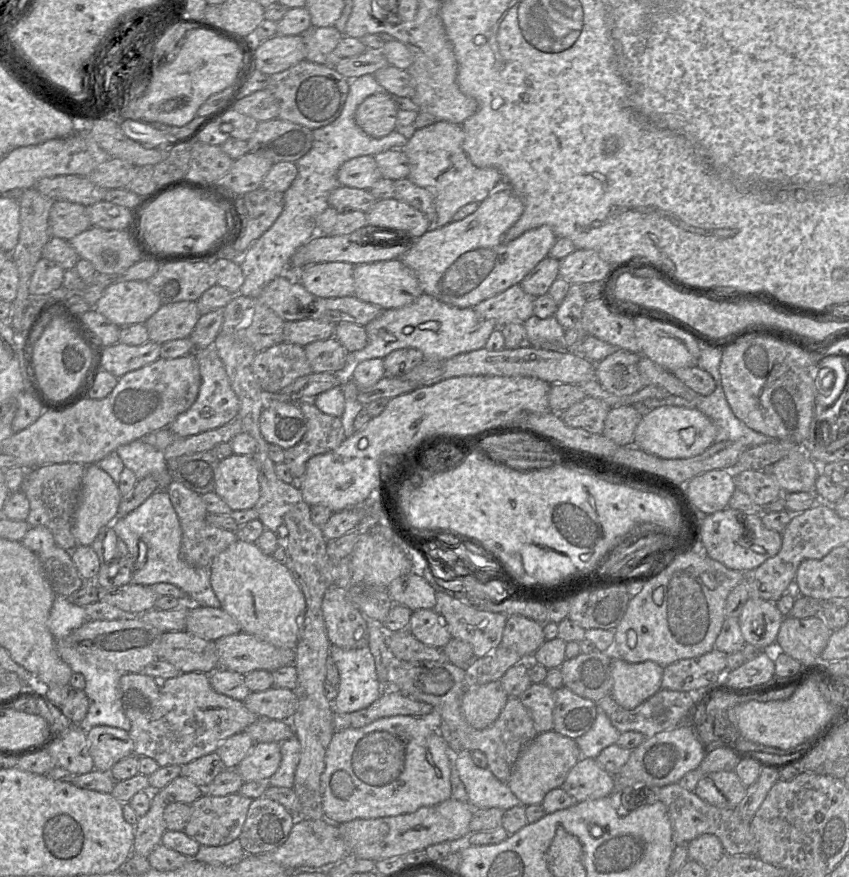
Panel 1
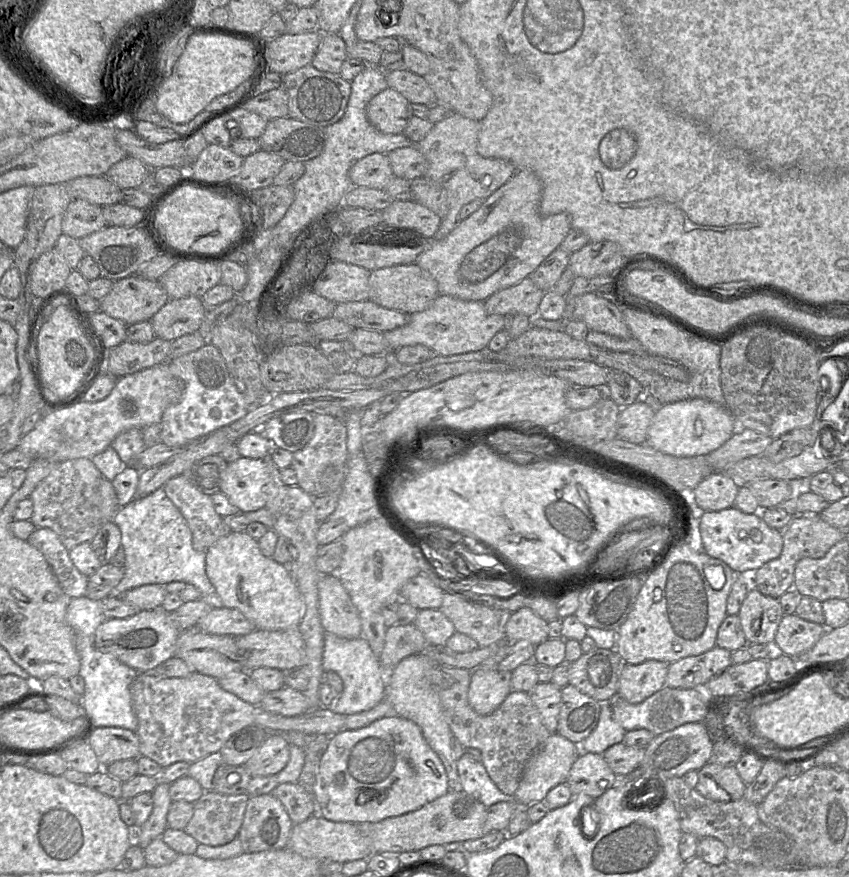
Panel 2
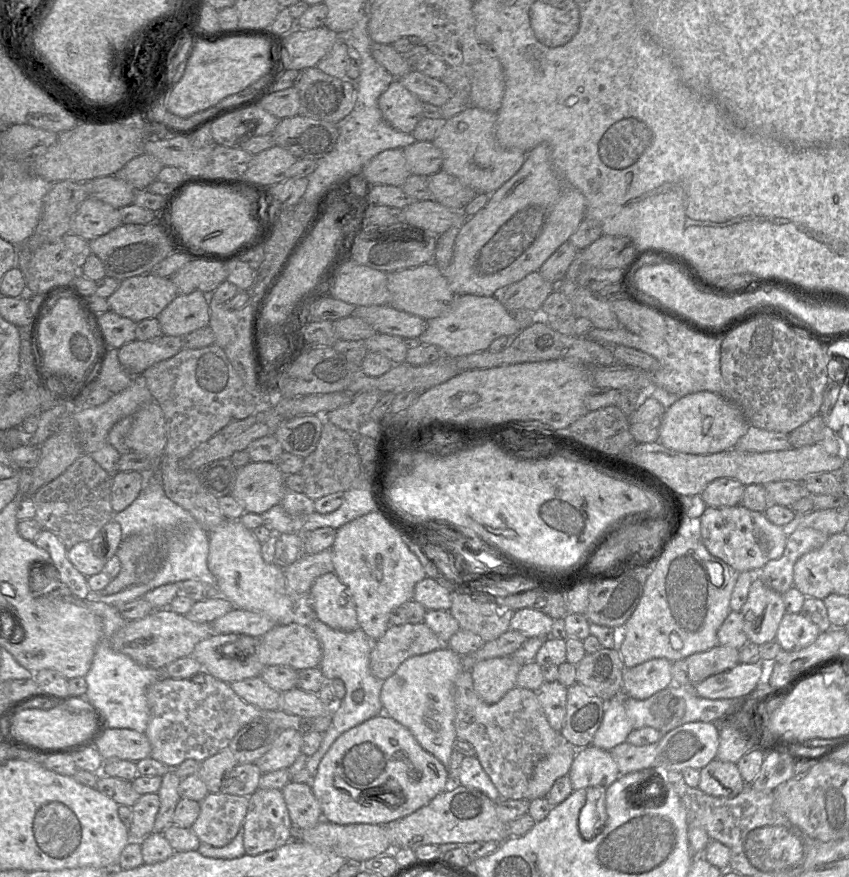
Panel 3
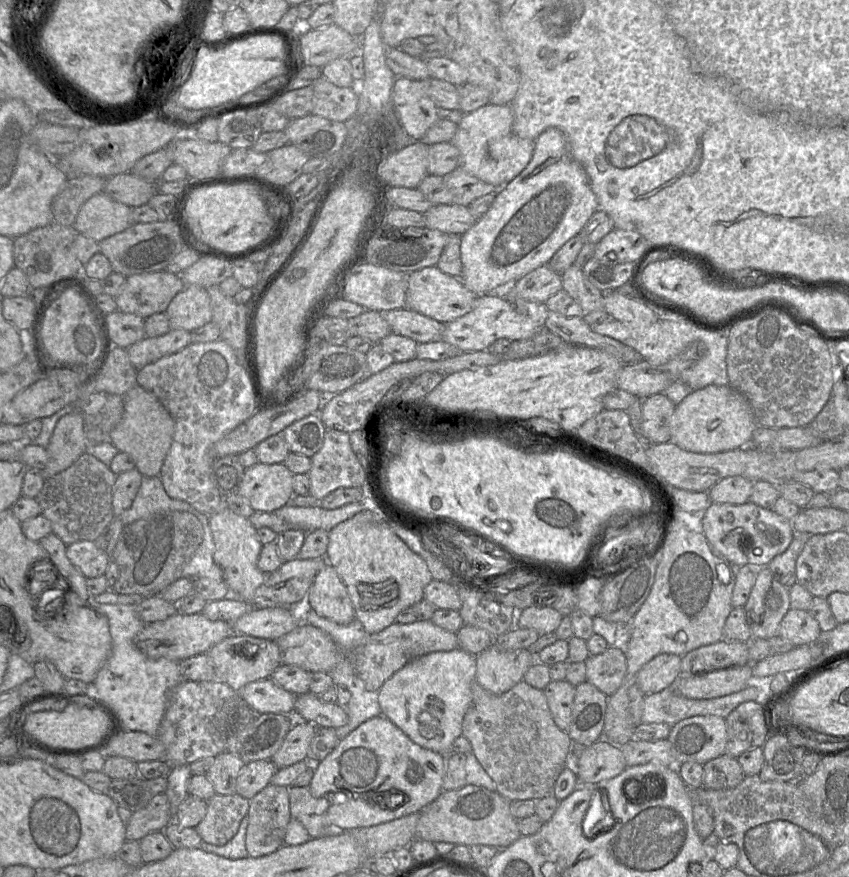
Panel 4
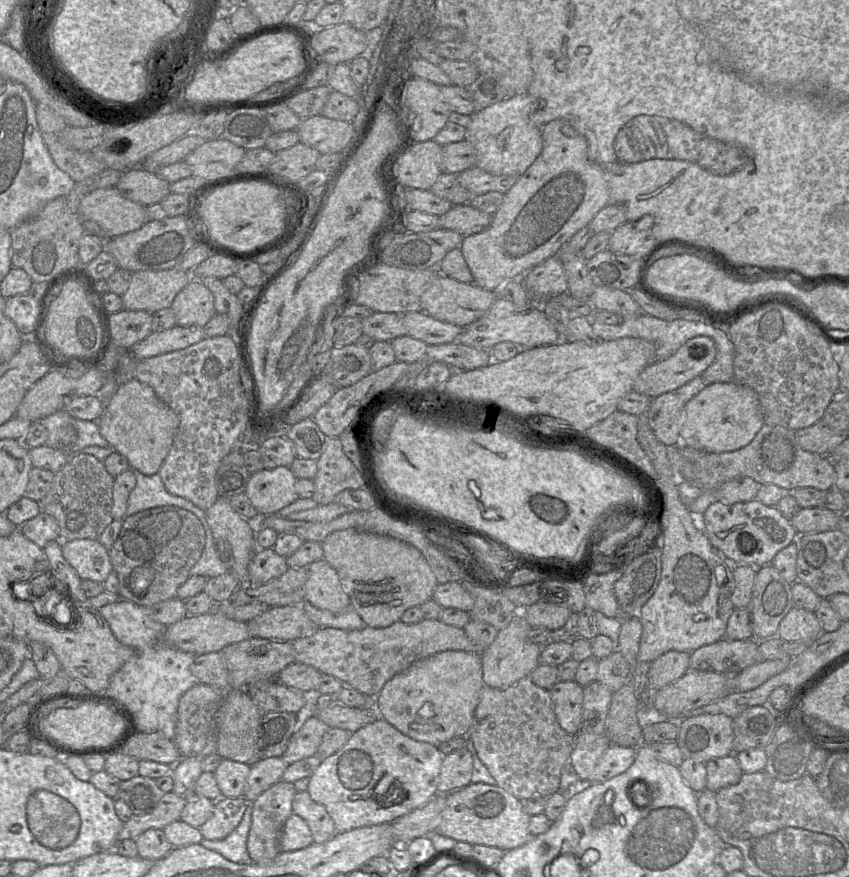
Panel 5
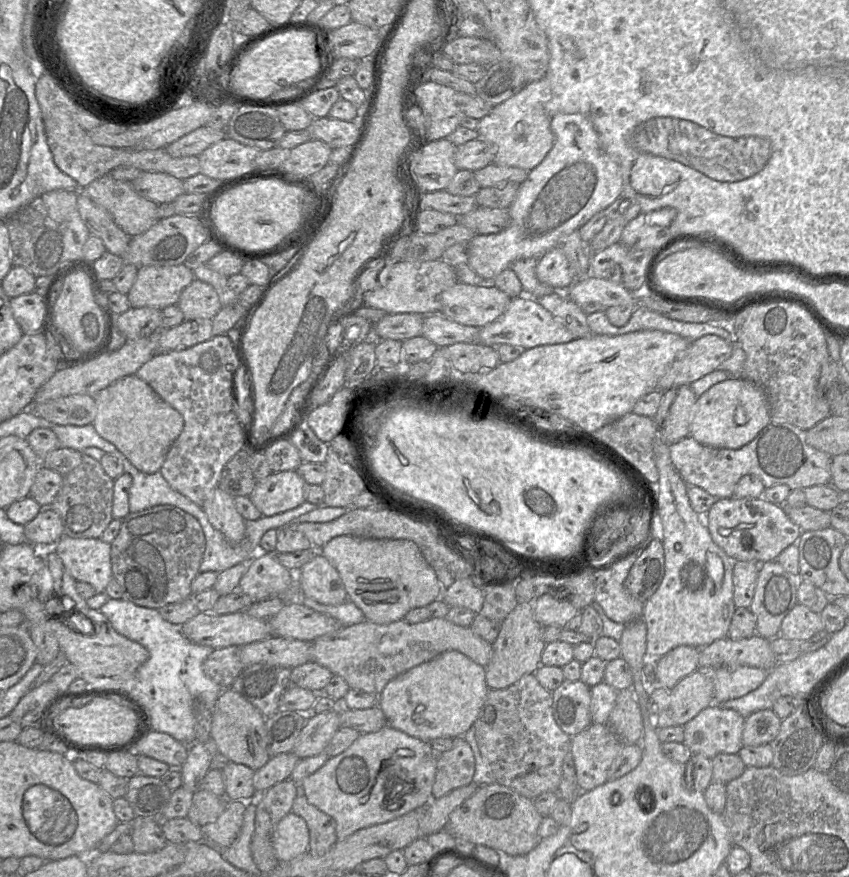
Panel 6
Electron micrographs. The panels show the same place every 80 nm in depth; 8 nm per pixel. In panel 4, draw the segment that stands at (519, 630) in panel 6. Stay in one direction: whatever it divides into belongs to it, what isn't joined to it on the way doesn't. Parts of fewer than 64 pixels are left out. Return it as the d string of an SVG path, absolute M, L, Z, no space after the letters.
M492 643L475 655L476 682L494 694L503 694L523 680L536 656L527 648L506 651Z

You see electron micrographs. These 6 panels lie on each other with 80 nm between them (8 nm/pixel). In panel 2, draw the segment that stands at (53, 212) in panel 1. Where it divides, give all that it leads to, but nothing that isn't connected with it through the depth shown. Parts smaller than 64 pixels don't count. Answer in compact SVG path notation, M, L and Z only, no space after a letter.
M73 199L66 210L62 232L75 239L81 239L106 226L102 207L86 200Z

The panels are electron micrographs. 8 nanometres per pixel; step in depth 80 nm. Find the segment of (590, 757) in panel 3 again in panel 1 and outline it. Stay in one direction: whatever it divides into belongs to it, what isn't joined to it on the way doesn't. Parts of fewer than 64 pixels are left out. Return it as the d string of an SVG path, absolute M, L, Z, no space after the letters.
M582 757L568 772L561 786L576 802L599 799L610 795L615 790L614 777L603 770L594 758Z

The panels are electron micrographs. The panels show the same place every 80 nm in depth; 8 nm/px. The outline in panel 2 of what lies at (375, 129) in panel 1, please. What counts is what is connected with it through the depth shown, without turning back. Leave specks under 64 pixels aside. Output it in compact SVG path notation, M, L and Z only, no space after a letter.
M393 88L374 96L367 105L367 119L380 132L403 133L410 118L410 102Z

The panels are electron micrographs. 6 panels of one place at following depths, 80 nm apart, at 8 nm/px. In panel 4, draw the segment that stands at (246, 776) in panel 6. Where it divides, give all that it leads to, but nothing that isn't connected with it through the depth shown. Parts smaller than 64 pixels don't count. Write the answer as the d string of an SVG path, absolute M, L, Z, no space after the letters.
M224 751L214 758L214 763L206 773L216 794L236 794L236 780L244 762L239 755Z

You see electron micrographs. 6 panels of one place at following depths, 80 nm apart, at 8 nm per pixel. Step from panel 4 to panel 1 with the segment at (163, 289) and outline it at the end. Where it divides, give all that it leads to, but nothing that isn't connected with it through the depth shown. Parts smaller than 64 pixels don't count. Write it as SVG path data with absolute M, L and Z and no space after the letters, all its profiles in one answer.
M124 281L105 287L93 308L122 327L145 323L161 306L147 281Z

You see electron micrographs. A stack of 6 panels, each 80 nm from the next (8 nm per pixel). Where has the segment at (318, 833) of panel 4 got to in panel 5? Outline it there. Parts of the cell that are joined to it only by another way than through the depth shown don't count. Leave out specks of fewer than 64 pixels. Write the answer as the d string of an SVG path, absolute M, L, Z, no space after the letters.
M307 791L295 793L292 812L306 821L314 843L324 843L337 833L334 821L327 813L326 808L315 802Z

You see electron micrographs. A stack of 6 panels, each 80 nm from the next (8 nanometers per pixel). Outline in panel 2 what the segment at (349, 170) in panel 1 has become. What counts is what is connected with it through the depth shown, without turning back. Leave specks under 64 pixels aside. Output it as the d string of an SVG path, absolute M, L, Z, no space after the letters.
M373 153L358 160L349 171L352 186L384 189L394 177L387 154Z

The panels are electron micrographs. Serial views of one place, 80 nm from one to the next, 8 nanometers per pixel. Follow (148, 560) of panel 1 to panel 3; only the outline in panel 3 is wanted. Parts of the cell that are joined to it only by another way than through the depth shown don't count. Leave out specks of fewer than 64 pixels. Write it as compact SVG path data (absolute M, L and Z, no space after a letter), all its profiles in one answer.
M149 479L138 497L130 506L121 512L114 513L113 520L118 522L122 529L122 540L140 533L165 532L168 534L168 553L158 573L146 584L128 587L118 593L92 596L109 604L118 605L142 598L148 591L161 585L177 583L185 580L199 580L214 588L218 588L215 576L207 565L209 553L209 532L207 532L191 515L180 505L169 499L158 479Z

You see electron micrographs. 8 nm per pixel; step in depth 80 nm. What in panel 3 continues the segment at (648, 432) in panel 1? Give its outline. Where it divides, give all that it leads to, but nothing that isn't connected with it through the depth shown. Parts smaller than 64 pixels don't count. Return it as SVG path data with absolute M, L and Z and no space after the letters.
M701 391L679 397L665 410L658 442L682 453L714 454L732 449L749 426L742 410L735 403L722 395Z

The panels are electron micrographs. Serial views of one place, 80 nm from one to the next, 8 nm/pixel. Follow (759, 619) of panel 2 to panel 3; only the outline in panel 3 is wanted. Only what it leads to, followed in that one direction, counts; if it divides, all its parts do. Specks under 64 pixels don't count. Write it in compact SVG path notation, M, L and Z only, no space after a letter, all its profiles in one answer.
M757 578L751 583L748 598L740 610L749 642L762 645L775 640L785 611L783 597Z

